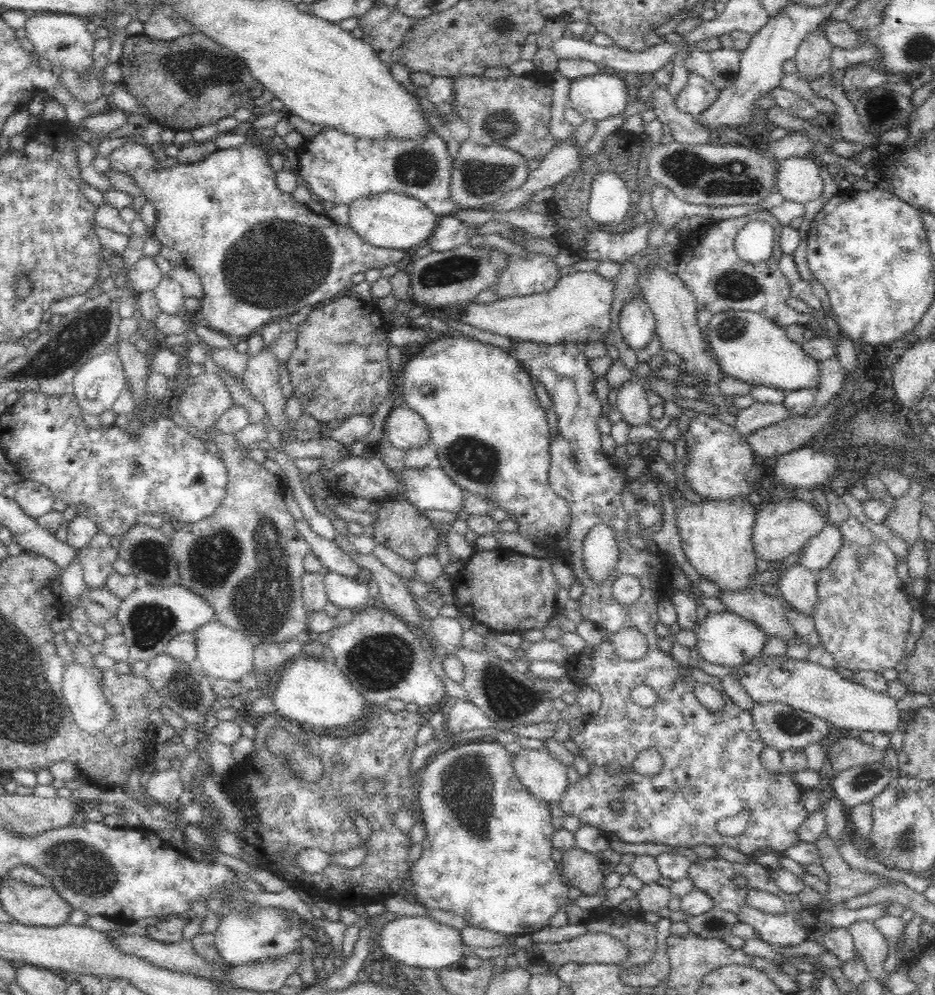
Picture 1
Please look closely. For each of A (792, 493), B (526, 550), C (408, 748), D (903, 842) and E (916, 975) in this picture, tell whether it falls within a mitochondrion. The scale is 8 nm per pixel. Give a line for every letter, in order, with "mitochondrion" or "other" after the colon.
A: other
B: other
C: other
D: mitochondrion
E: other

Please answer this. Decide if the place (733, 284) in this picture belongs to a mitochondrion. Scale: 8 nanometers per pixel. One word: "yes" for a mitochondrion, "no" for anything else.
yes

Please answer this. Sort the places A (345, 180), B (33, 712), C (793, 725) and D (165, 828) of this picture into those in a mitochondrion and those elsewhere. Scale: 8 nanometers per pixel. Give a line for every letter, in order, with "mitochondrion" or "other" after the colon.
A: other
B: mitochondrion
C: mitochondrion
D: other

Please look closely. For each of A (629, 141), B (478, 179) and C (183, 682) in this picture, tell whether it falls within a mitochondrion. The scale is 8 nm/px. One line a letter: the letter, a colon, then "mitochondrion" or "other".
A: other
B: mitochondrion
C: mitochondrion

